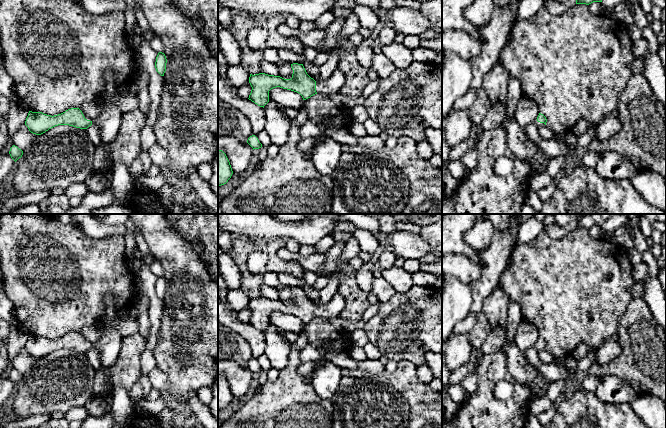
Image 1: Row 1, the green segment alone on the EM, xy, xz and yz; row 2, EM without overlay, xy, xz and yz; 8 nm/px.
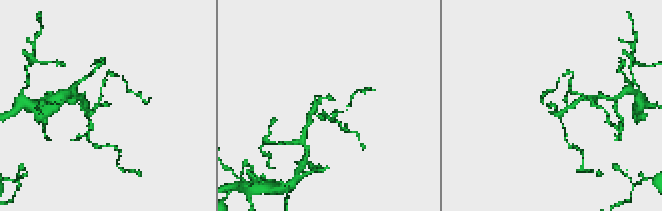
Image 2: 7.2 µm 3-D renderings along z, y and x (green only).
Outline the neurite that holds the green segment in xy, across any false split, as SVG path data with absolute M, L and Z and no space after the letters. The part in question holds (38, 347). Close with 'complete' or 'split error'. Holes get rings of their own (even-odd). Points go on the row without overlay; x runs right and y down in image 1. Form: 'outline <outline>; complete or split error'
outline M103 328L99 341L94 345L87 344L79 332L71 332L54 340L29 335L25 349L31 357L41 359L58 349L87 353L94 348L101 354L102 367L108 370L107 380L110 382L110 368L118 359L122 339L122 335L115 328Z; split error

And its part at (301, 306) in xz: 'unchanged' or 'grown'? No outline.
grown

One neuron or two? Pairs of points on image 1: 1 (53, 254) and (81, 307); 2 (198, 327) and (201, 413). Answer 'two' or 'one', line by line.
1: one
2: two

